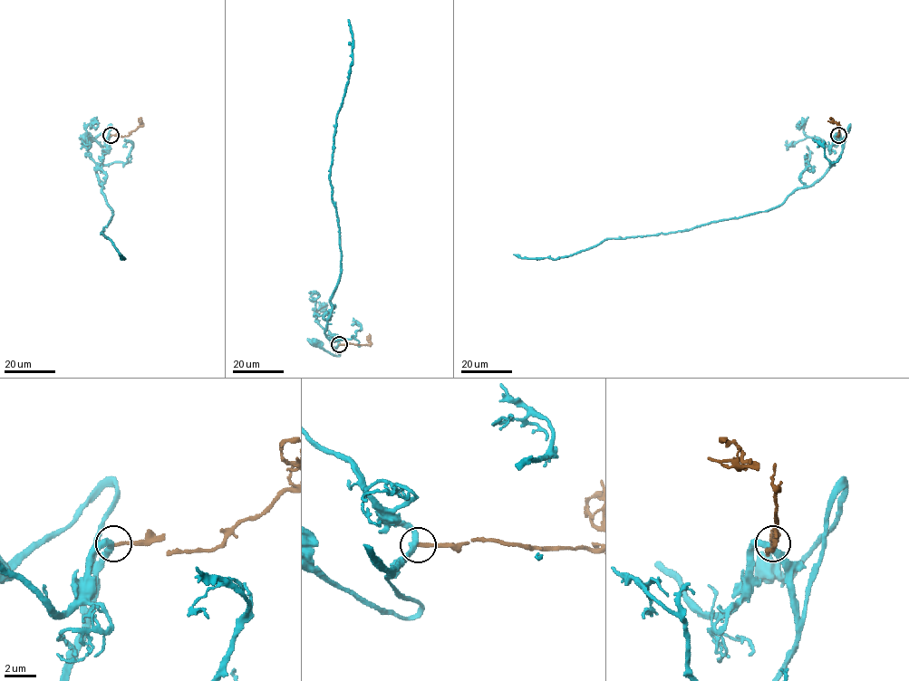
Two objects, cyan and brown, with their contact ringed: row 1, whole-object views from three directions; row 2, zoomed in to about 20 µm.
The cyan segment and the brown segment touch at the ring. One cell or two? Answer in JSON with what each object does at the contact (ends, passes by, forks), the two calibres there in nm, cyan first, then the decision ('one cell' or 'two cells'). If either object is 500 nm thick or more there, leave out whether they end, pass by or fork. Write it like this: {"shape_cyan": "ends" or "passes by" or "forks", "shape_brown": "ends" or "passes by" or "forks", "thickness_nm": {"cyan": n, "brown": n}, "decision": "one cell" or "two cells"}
{"shape_cyan": "passes by", "shape_brown": "ends", "thickness_nm": {"cyan": 380, "brown": 240}, "decision": "two cells"}

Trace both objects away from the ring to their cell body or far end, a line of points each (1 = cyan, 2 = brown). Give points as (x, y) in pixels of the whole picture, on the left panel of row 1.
1: (111, 135), (107, 139), (111, 127), (109, 126), (93, 139), (88, 139)
2: (111, 135), (127, 136), (140, 127), (142, 124), (139, 119), (141, 118)

